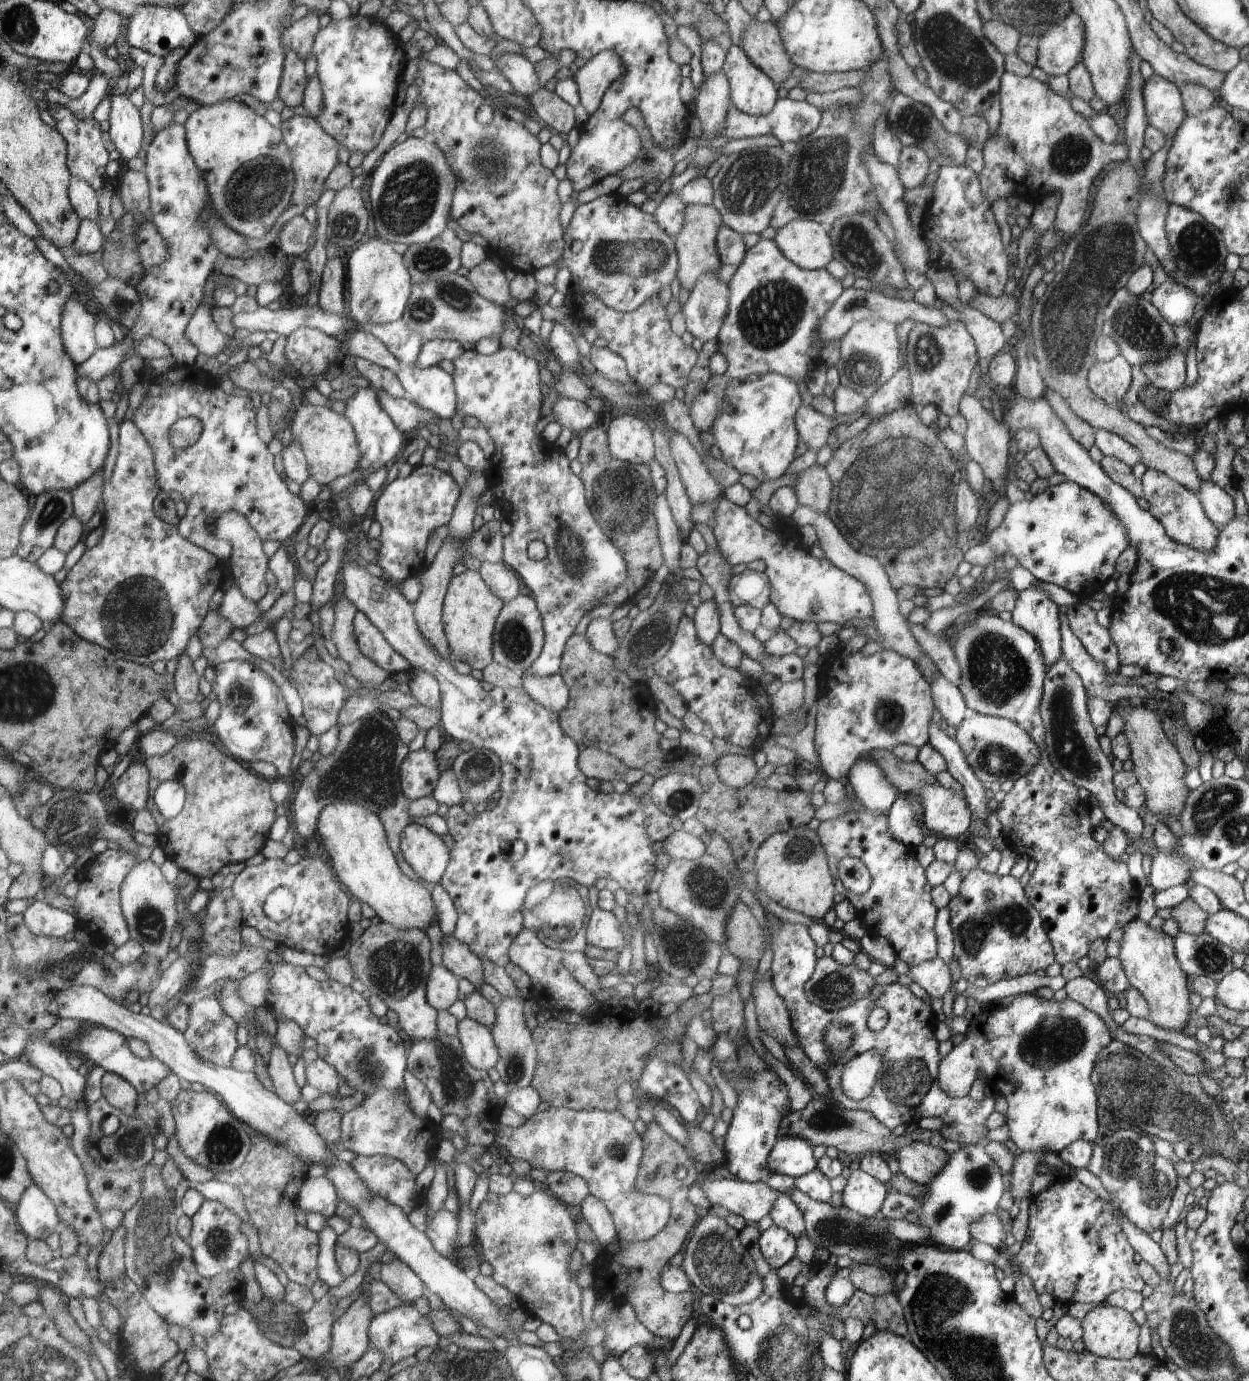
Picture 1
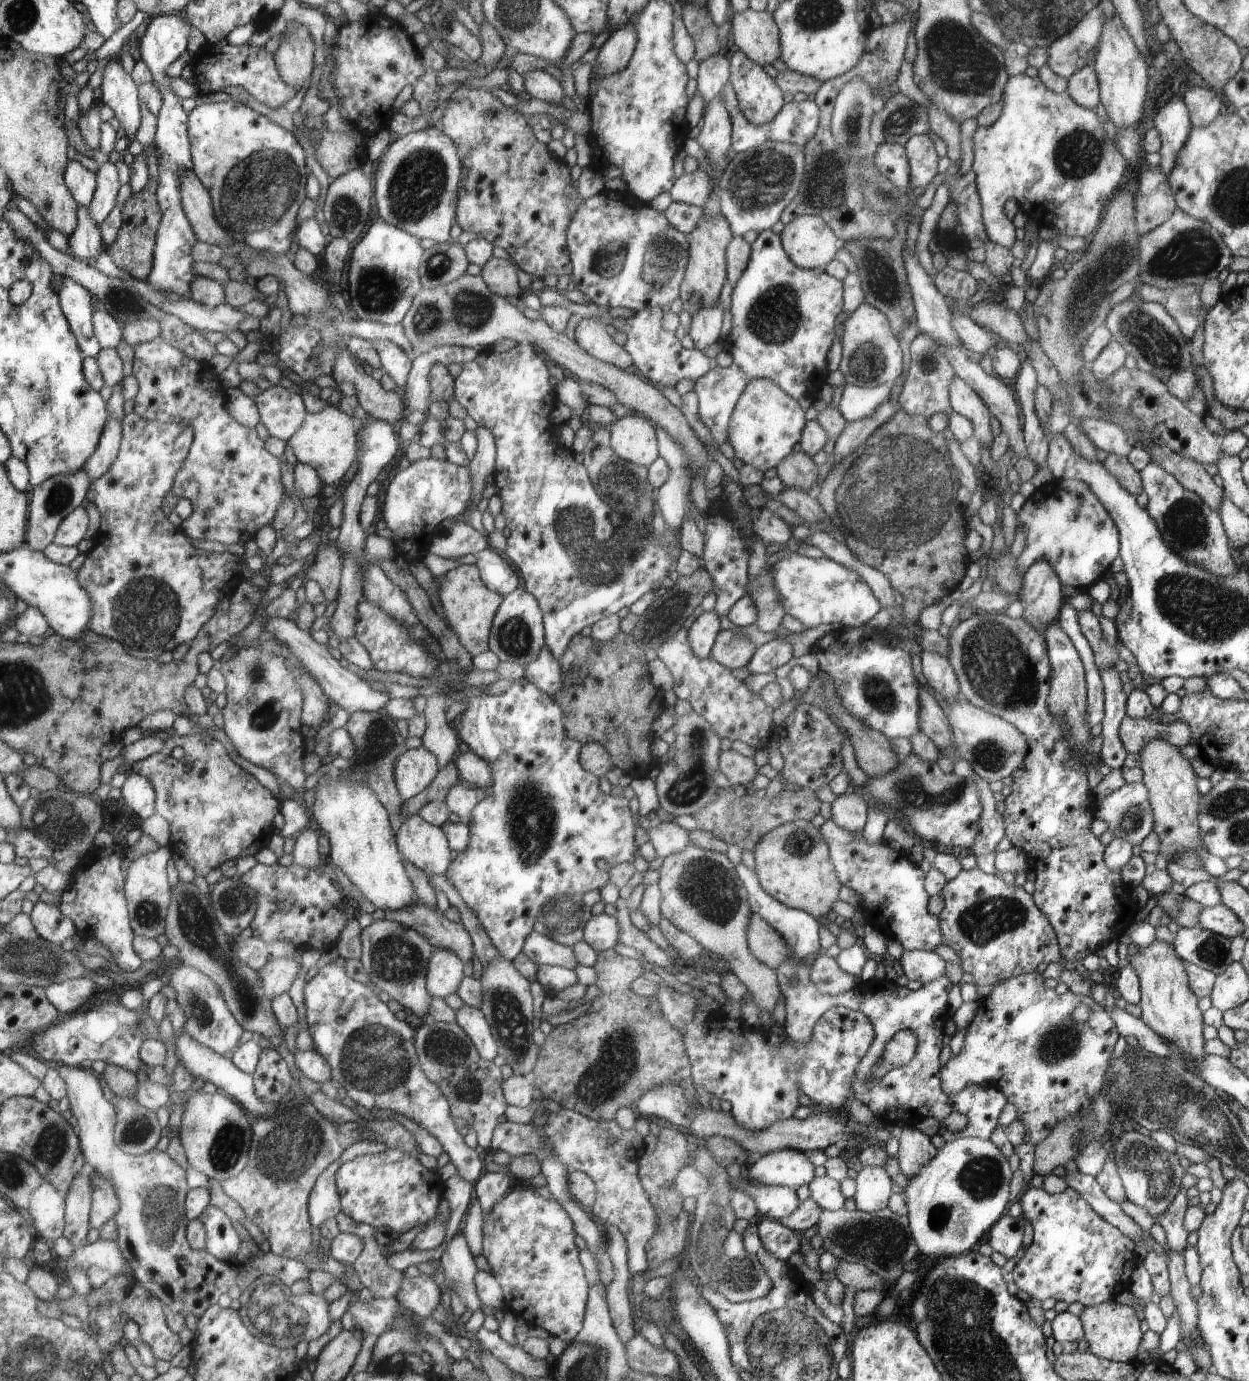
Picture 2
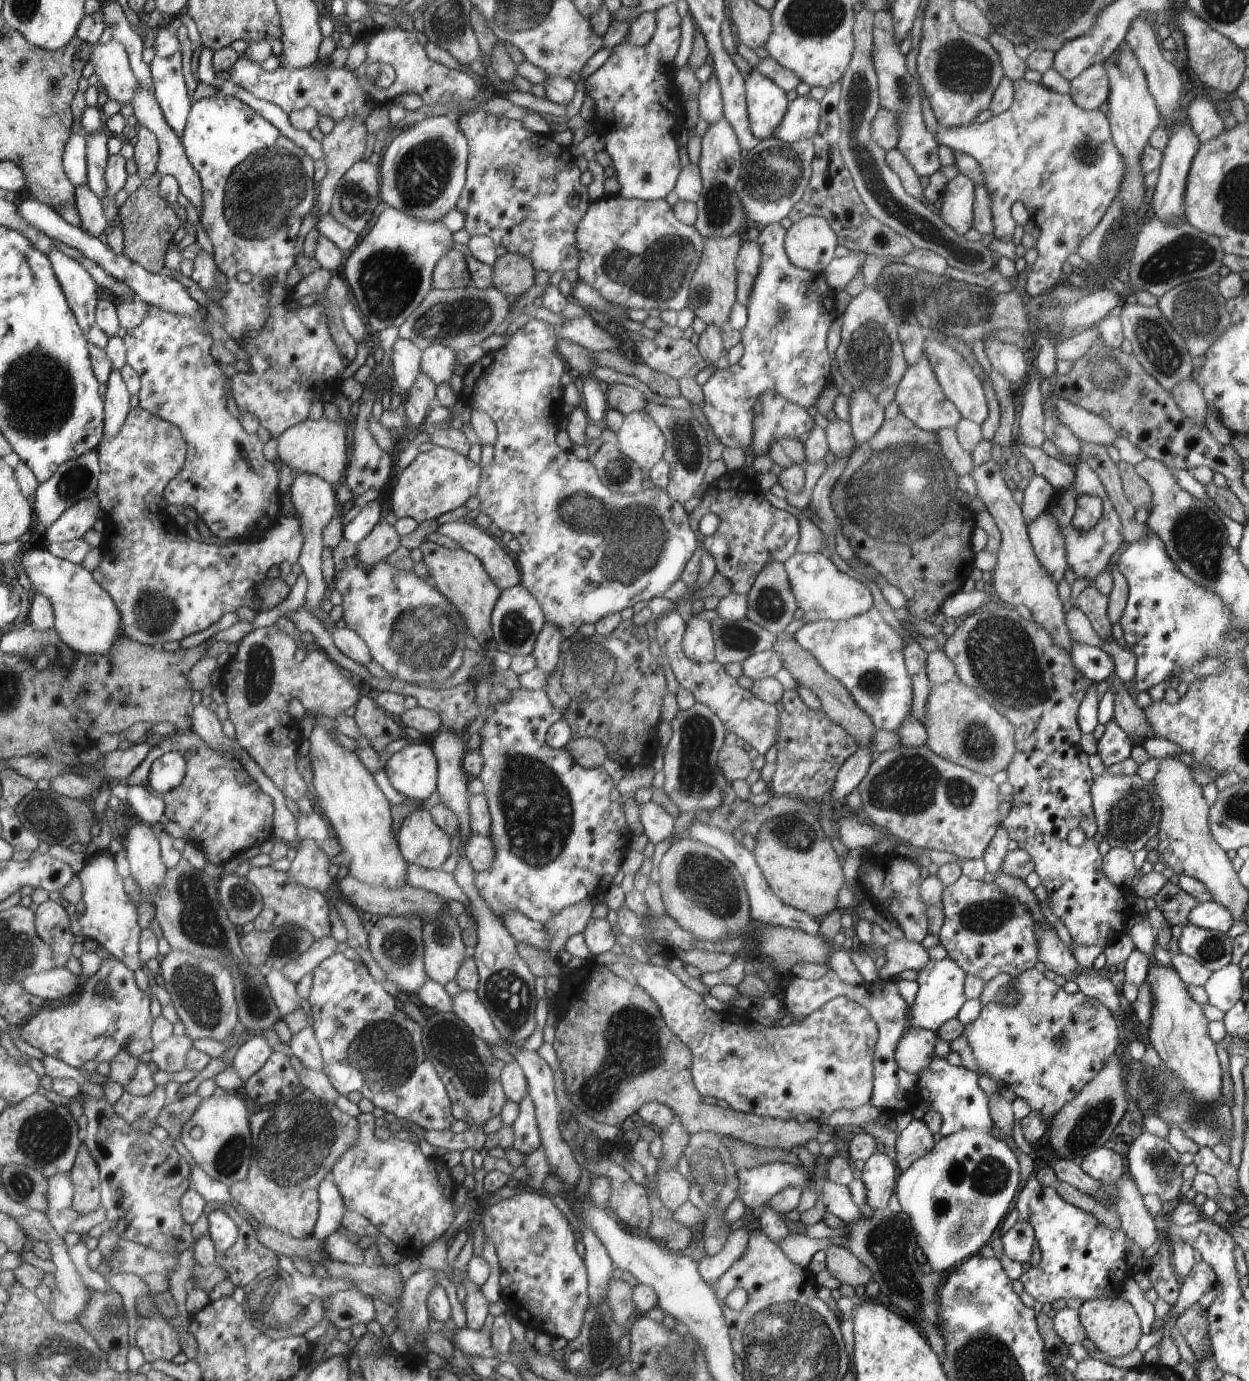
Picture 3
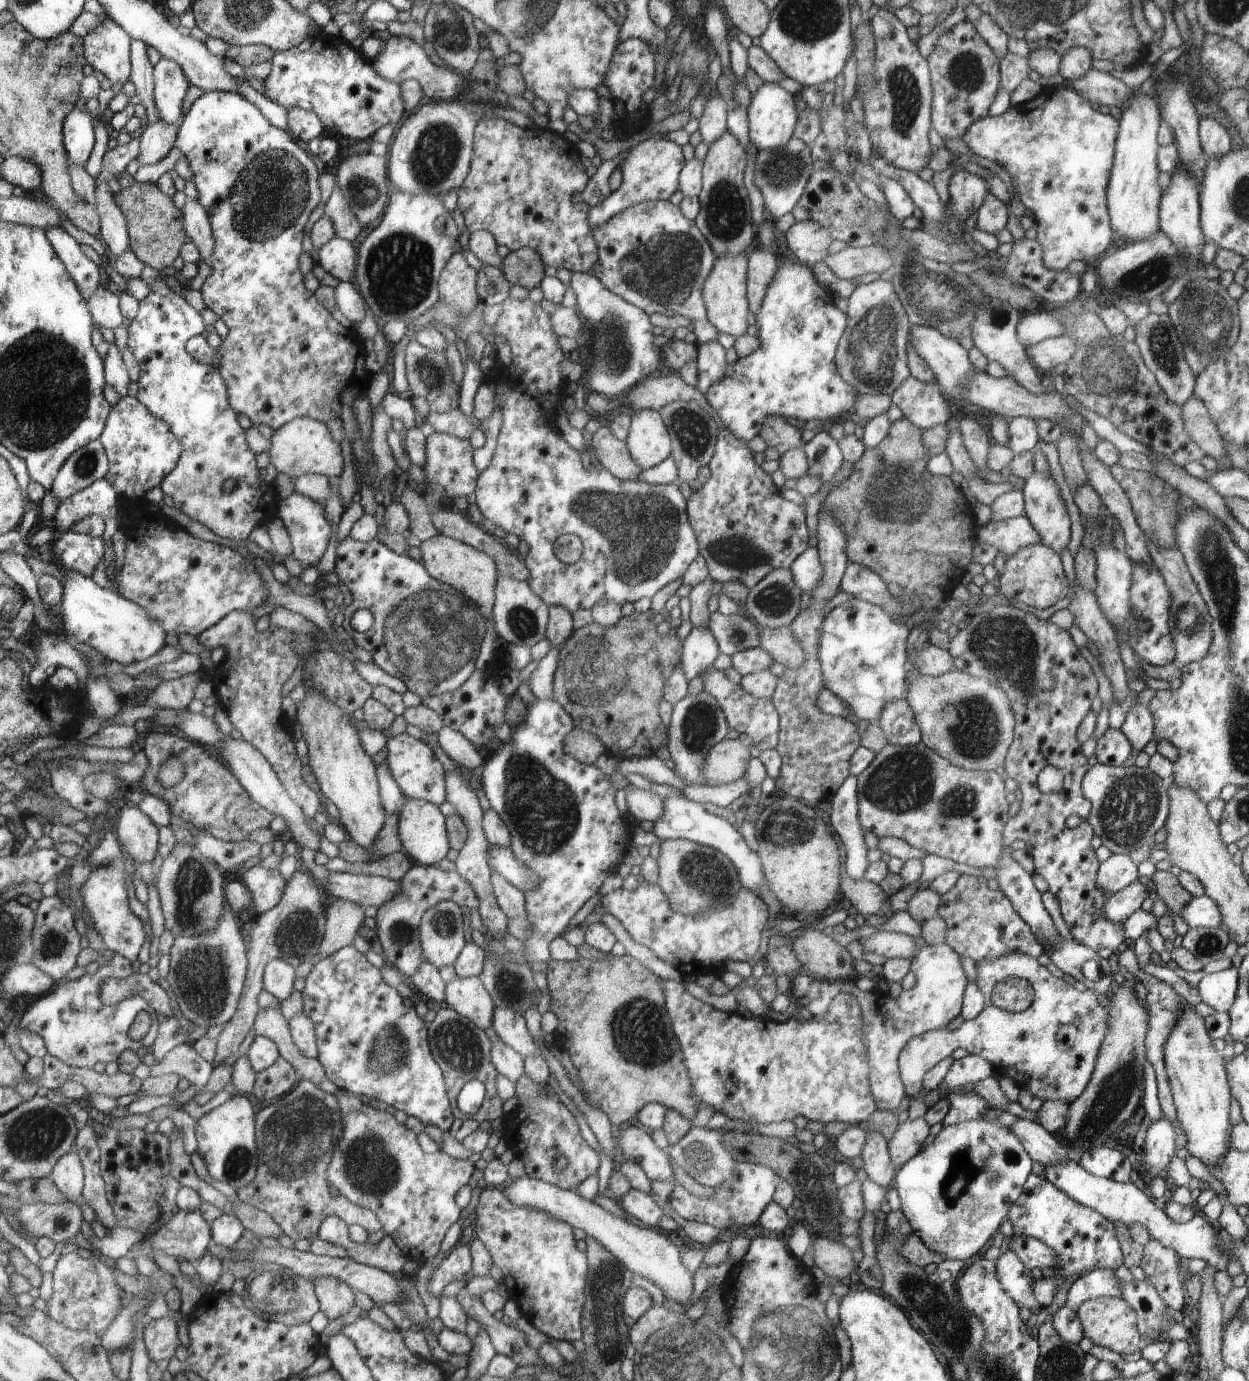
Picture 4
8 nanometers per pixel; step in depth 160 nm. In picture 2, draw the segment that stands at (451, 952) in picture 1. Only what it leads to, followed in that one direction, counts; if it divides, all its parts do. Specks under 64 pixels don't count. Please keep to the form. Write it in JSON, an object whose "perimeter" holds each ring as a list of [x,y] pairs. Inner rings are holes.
{"perimeter":[[[414,902],[399,911],[385,911],[385,918],[419,931],[428,942],[432,941],[433,947],[453,952],[463,963],[474,958],[473,944],[464,925],[447,919],[436,907],[426,908]]]}

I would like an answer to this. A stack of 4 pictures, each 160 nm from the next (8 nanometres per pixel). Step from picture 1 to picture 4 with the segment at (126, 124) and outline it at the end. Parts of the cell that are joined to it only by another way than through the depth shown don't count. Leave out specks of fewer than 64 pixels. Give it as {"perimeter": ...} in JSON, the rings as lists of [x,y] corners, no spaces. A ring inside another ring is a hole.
{"perimeter":[[[104,17],[94,30],[84,36],[88,65],[113,84],[120,82],[126,85],[131,78],[132,40],[114,19]]]}

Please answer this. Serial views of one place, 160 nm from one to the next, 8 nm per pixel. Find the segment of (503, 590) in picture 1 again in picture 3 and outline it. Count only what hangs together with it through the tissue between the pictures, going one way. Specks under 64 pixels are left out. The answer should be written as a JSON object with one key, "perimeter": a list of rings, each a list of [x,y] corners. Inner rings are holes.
{"perimeter":[[[468,520],[446,521],[443,525],[433,527],[438,534],[456,540],[462,549],[480,558],[500,590],[508,590],[520,582],[518,574],[521,572],[518,572],[508,552],[504,552],[504,548],[492,536],[488,536],[474,524],[468,524]]]}

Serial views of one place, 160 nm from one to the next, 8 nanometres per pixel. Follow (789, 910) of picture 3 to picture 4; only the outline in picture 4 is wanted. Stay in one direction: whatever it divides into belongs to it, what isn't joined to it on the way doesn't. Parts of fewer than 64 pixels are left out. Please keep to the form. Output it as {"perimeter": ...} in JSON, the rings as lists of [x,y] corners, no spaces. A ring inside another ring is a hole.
{"perimeter":[[[676,788],[673,789],[675,791],[663,800],[662,816],[660,820],[654,822],[652,830],[654,835],[662,840],[685,839],[722,852],[734,864],[740,876],[741,888],[746,888],[760,897],[760,890],[764,888],[766,879],[763,874],[762,860],[756,850],[750,848],[748,842],[741,836],[741,832],[734,828],[728,819],[710,814],[702,803],[693,802],[682,792],[676,791]]]}

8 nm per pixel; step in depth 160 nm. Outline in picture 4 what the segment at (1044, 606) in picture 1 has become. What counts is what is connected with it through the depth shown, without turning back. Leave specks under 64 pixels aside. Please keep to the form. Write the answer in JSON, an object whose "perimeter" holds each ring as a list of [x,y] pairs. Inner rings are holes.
{"perimeter":[[[1032,472],[1026,478],[1024,488],[1022,488],[1024,496],[1024,510],[1025,515],[1036,530],[1040,532],[1040,543],[1043,546],[1052,548],[1054,552],[1060,553],[1062,548],[1067,548],[1071,536],[1071,521],[1068,515],[1065,502],[1061,497],[1056,480],[1050,472],[1040,474],[1039,472]]]}

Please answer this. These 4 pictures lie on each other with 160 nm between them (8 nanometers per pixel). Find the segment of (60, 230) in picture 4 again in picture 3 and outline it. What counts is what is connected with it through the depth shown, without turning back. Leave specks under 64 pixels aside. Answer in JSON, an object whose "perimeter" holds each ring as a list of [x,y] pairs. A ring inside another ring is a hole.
{"perimeter":[[[55,246],[47,255],[68,306],[74,313],[78,326],[81,326],[86,340],[89,344],[103,349],[110,338],[100,328],[97,316],[94,316],[94,306],[98,302],[98,284],[76,260],[72,260]]]}

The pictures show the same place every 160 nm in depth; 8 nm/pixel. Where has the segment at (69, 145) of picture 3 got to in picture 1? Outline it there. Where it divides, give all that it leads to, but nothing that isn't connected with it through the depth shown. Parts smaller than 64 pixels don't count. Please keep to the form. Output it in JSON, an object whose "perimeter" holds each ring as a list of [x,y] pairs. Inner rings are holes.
{"perimeter":[[[74,176],[68,184],[68,199],[81,222],[98,218],[100,207],[97,197],[98,193],[90,186],[90,182]]]}

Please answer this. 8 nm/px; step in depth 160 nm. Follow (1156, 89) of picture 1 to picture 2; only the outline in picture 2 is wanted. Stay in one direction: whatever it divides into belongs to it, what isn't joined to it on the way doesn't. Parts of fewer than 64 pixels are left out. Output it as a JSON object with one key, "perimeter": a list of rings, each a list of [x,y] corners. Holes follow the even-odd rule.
{"perimeter":[[[1174,95],[1155,113],[1154,128],[1161,136],[1159,167],[1168,176],[1193,124],[1189,117],[1188,107],[1179,95]]]}

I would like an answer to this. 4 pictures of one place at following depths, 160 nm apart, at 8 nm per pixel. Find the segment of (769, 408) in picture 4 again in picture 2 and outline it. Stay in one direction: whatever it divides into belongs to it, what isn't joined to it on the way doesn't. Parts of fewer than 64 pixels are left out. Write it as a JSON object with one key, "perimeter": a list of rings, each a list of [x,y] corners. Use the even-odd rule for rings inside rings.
{"perimeter":[[[766,229],[759,232],[758,238],[751,244],[748,264],[731,294],[730,310],[733,327],[724,345],[726,352],[733,358],[732,364],[727,367],[717,365],[700,377],[693,389],[699,400],[700,418],[718,446],[726,440],[730,442],[731,418],[741,394],[750,382],[759,378],[772,379],[796,400],[803,396],[814,397],[814,392],[818,392],[818,382],[824,382],[826,376],[826,354],[834,340],[836,316],[842,312],[842,281],[829,275],[824,268],[797,267],[784,250],[781,236],[772,229]]]}

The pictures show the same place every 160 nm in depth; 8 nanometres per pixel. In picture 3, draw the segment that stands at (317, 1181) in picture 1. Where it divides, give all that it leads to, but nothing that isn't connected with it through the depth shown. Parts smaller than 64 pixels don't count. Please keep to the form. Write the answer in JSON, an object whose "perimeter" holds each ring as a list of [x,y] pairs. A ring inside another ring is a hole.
{"perimeter":[[[332,1174],[323,1178],[318,1189],[320,1210],[313,1235],[323,1241],[341,1226],[342,1216],[344,1216],[346,1208],[343,1196],[333,1181]]]}

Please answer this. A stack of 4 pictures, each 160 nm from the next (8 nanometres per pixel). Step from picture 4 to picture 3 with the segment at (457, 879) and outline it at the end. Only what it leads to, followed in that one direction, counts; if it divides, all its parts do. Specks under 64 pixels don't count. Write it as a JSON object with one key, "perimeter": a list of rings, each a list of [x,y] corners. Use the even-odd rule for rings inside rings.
{"perimeter":[[[381,917],[368,933],[369,947],[374,962],[396,984],[400,992],[417,994],[427,981],[426,943],[423,939],[423,922],[417,918]]]}

